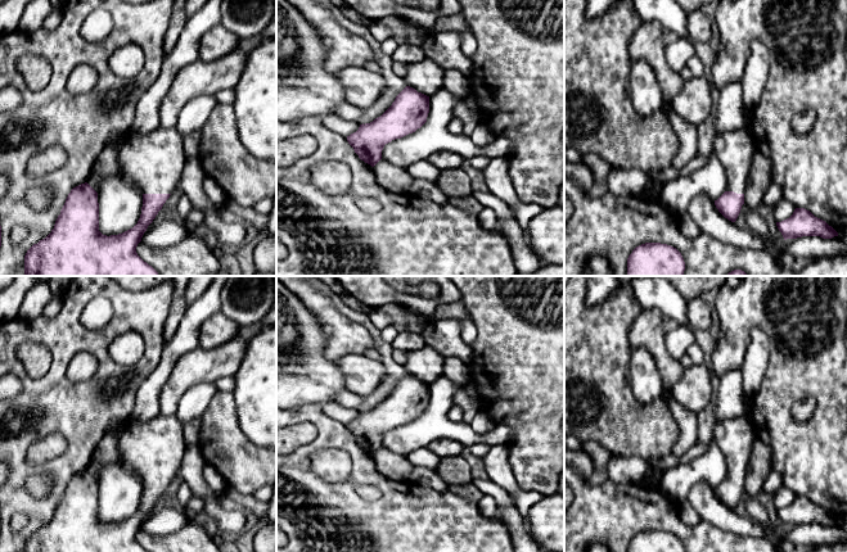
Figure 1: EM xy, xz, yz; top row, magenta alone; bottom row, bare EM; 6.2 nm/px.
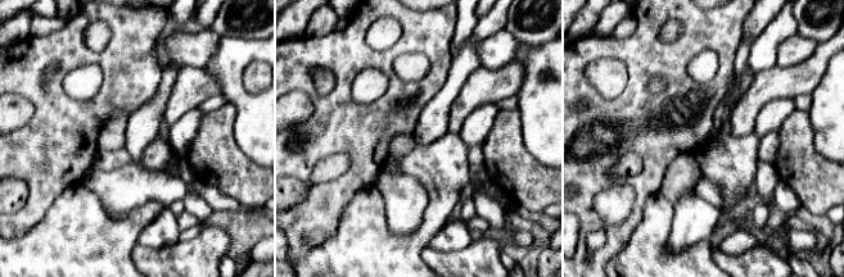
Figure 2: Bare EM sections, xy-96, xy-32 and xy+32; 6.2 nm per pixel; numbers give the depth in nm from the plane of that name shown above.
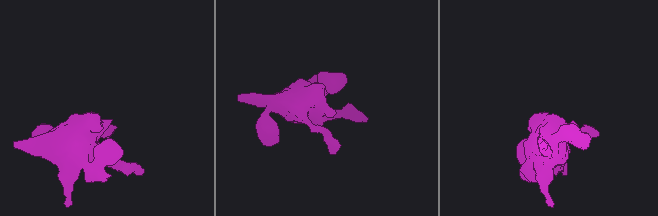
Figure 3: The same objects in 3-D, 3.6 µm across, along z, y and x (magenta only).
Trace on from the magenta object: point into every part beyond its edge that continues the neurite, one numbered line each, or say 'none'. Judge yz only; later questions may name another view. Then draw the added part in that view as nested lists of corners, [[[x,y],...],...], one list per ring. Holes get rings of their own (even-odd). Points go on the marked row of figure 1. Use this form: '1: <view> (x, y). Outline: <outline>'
1: yz (734, 149). Outline: [[[744,128],[717,135],[713,151],[726,171],[726,191],[745,194],[756,146],[754,139]]]

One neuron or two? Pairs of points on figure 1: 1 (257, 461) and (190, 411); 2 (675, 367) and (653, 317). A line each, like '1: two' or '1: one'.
1: two
2: one

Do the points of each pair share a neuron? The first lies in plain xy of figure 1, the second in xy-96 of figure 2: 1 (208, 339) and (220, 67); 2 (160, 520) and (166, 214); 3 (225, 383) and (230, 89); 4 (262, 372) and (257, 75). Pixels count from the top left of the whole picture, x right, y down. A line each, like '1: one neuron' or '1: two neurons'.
1: two neurons
2: one neuron
3: two neurons
4: two neurons

